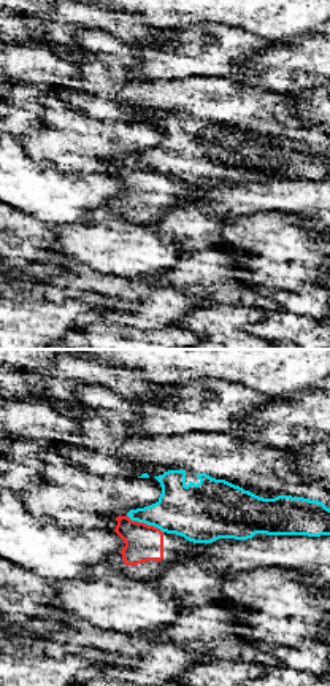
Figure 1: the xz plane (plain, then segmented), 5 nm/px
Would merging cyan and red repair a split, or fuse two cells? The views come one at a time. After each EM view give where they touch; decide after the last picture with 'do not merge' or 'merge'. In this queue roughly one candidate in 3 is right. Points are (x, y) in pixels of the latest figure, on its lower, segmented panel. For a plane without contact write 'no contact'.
meets cyan at (145, 523)

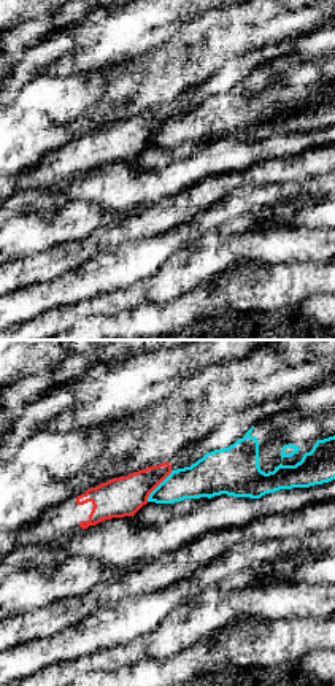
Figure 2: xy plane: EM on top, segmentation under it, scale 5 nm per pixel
meets cyan at (157, 486)

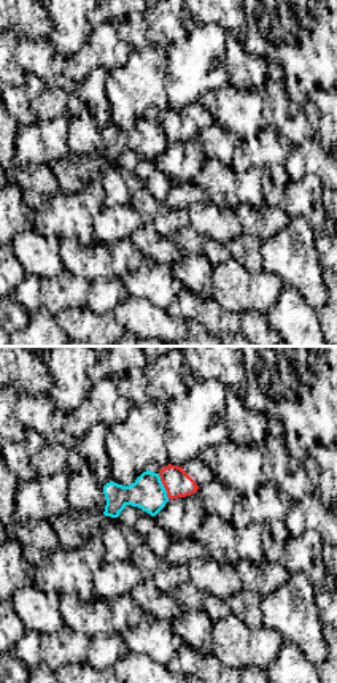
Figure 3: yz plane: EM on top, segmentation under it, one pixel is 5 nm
meets cyan at (162, 486)

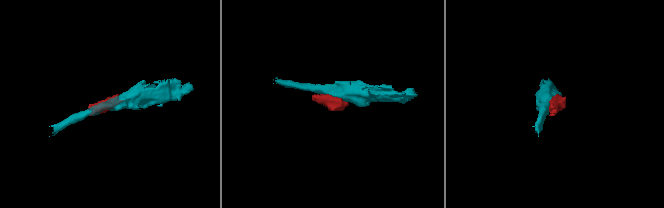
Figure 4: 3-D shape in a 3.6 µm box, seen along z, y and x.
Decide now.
do not merge

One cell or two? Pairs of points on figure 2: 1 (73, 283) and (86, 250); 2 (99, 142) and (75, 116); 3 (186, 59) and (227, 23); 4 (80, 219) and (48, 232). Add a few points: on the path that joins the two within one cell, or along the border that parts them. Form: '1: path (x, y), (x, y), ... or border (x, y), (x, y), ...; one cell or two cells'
1: border (115, 245), (50, 281); two cells
2: border (92, 131), (70, 138), (56, 150); two cells
3: path (196, 53), (218, 32); one cell
4: path (72, 223), (56, 227); one cell

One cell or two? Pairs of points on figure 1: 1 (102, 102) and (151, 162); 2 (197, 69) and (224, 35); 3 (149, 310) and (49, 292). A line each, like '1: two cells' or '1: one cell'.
1: two cells
2: one cell
3: one cell

